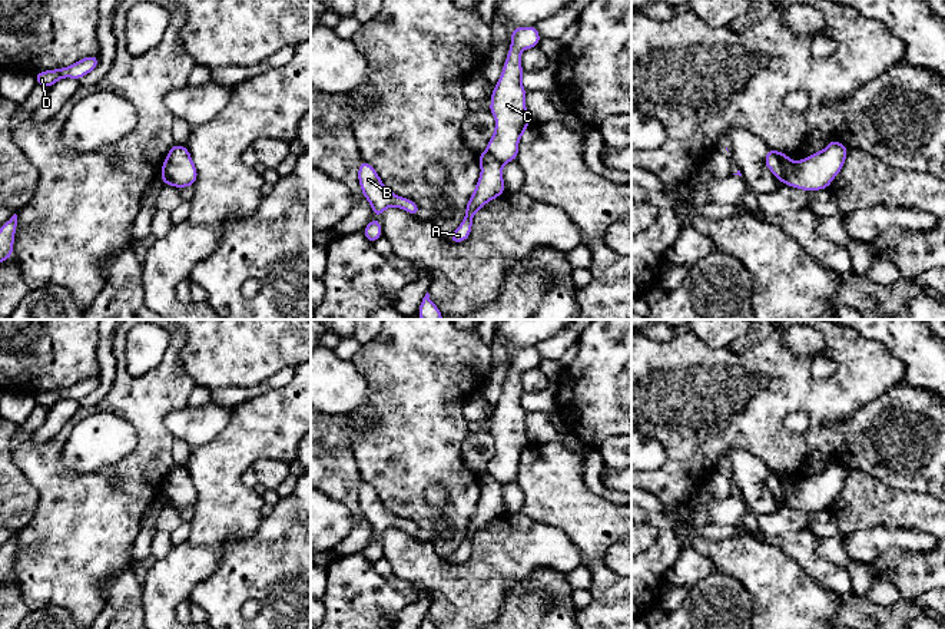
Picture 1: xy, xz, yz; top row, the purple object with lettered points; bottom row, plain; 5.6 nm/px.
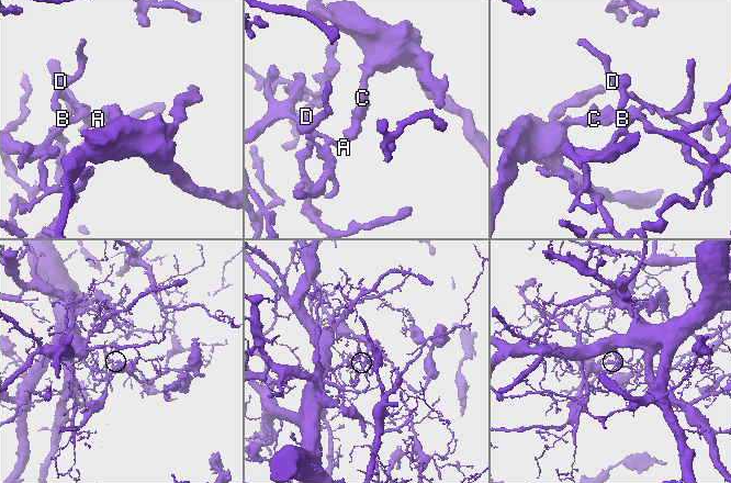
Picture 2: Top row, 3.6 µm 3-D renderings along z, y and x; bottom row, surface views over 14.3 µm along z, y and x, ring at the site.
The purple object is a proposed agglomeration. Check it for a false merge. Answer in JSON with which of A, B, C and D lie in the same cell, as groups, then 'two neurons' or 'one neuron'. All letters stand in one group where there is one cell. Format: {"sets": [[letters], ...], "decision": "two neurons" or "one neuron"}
{"sets": [["A", "B", "D"], ["C"]], "decision": "two neurons"}

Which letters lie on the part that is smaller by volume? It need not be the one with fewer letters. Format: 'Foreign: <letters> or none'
Foreign: C

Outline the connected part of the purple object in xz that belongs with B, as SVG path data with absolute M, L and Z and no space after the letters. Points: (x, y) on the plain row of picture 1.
M362 481L359 484L358 501L365 520L372 527L375 537L381 537L381 534L391 527L401 529L408 534L418 537L418 526L408 519L401 519L388 512L379 500L378 493L368 483Z

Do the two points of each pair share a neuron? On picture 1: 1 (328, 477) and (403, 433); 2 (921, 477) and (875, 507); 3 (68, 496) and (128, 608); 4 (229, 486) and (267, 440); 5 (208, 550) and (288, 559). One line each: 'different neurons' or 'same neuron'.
1: different neurons
2: different neurons
3: different neurons
4: same neuron
5: different neurons

